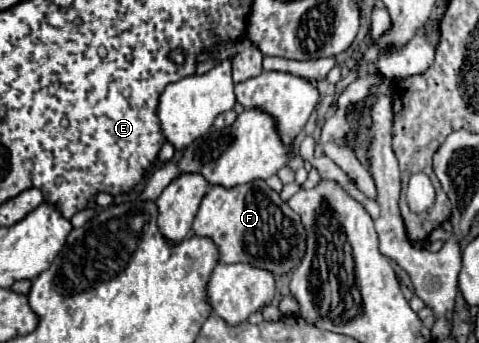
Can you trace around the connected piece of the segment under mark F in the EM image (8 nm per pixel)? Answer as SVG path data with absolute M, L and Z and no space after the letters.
M263 180L237 186L237 190L211 186L193 220L193 234L215 242L219 262L251 264L275 276L293 272L305 258L307 248L307 232L301 218L279 198L277 192L269 190Z

